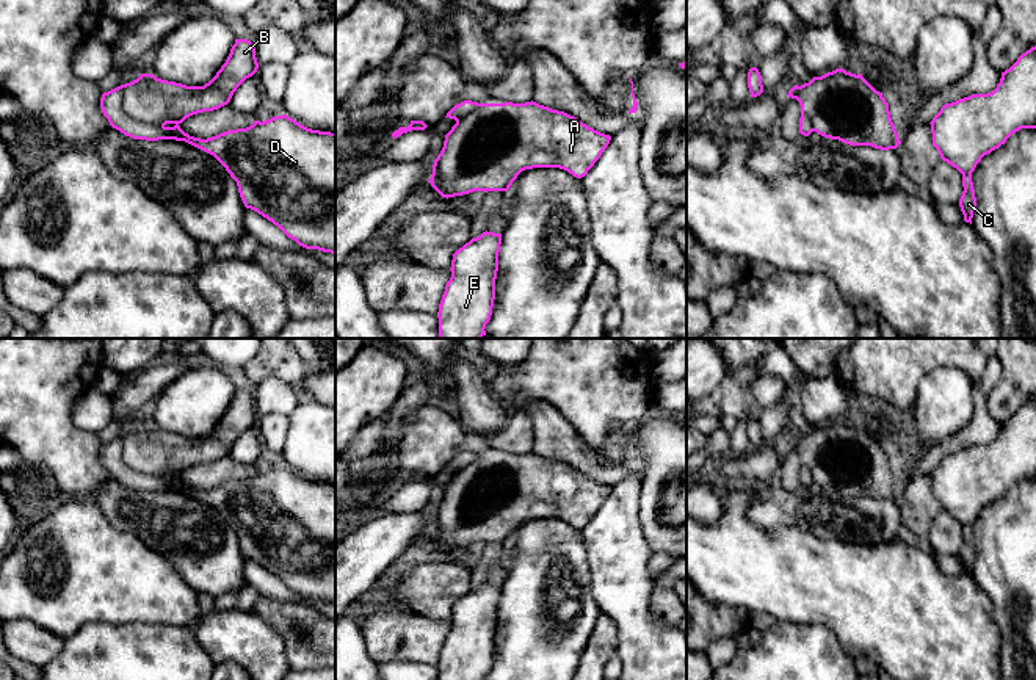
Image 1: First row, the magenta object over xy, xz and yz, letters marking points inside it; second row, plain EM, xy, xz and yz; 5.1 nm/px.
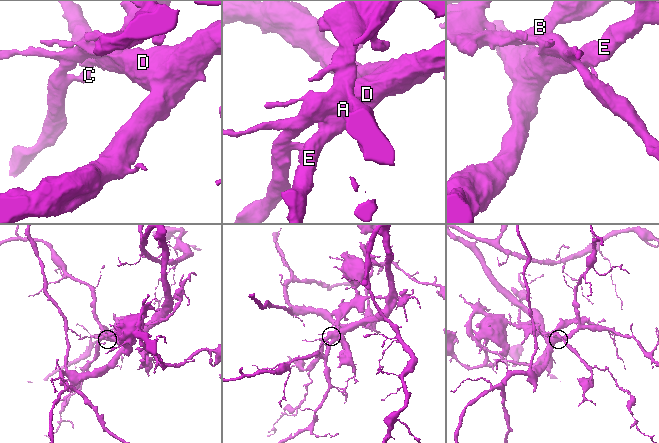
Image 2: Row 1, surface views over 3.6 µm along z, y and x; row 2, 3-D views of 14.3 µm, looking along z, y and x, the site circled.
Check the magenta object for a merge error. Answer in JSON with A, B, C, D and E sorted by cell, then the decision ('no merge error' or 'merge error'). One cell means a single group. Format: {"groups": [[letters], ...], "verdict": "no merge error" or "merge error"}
{"groups": [["A", "B", "C"], ["D", "E"]], "verdict": "merge error"}

